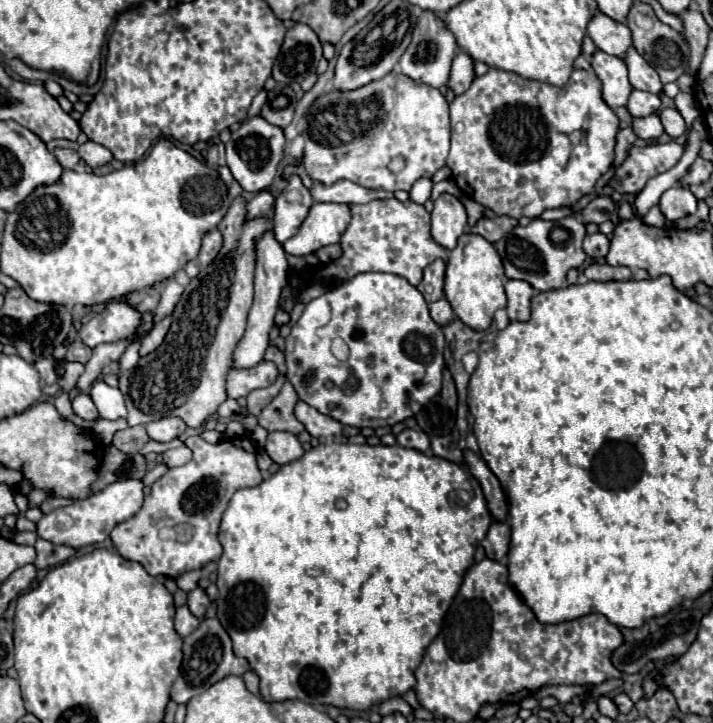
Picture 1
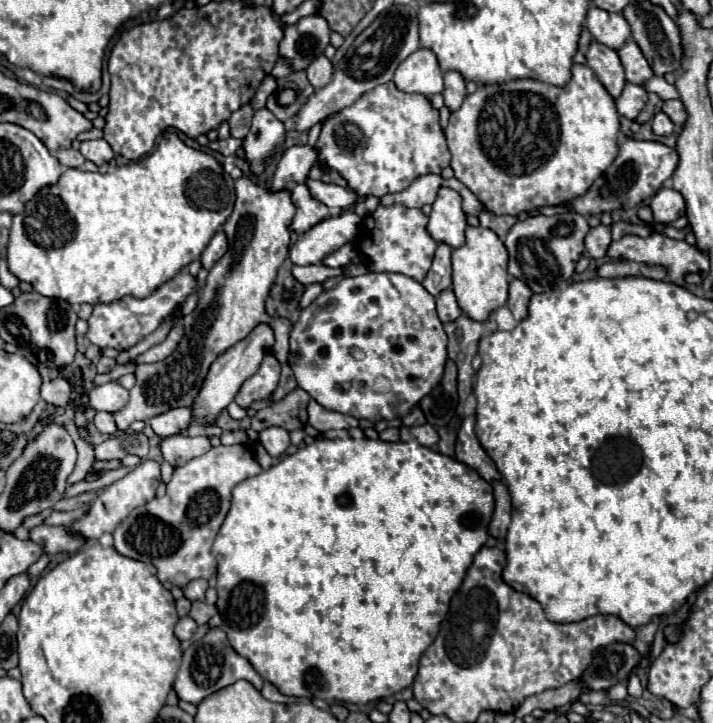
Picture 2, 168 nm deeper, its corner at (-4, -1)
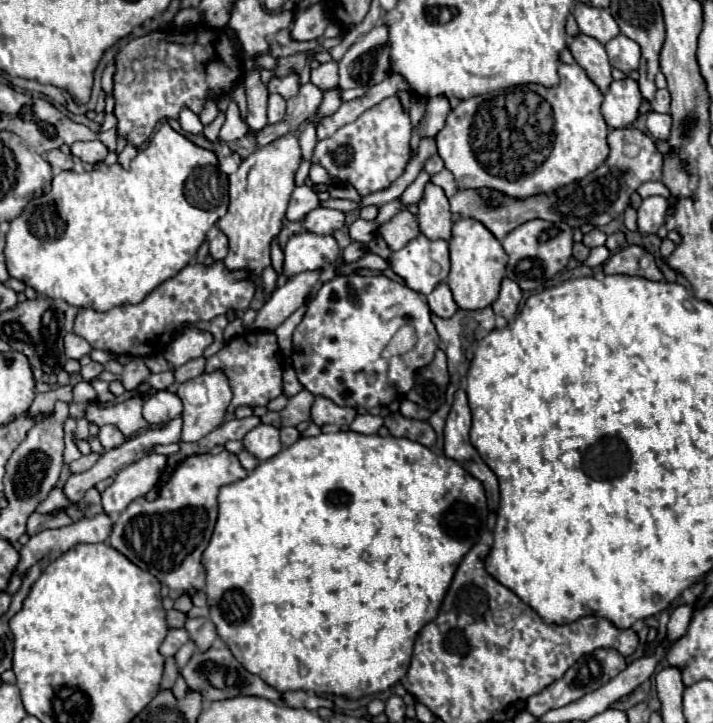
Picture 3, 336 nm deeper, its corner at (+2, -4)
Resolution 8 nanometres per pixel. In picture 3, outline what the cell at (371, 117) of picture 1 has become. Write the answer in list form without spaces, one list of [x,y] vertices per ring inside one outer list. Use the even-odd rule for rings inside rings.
[[[396,96],[384,98],[380,104],[362,112],[352,124],[340,126],[330,138],[316,144],[312,164],[320,164],[340,184],[350,184],[360,196],[388,188],[406,168],[410,160],[410,116],[402,110]]]

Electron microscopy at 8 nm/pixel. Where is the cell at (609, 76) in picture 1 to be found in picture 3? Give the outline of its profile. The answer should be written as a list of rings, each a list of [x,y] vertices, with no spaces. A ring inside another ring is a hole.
[[[578,34],[568,44],[568,50],[572,52],[576,64],[580,64],[588,78],[600,88],[600,92],[606,92],[612,82],[612,74],[604,44],[586,34]]]

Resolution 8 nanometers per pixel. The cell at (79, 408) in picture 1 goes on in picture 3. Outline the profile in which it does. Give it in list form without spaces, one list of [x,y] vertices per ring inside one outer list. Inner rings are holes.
[[[102,426],[98,440],[106,450],[112,450],[116,446],[122,446],[122,442],[126,442],[126,436],[116,426]]]

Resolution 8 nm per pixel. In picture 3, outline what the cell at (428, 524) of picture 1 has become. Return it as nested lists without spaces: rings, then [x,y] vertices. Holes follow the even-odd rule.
[[[352,430],[298,438],[292,446],[282,448],[274,458],[260,462],[244,480],[220,488],[218,522],[214,526],[212,540],[202,554],[210,620],[216,624],[218,636],[230,648],[234,658],[238,658],[246,670],[258,674],[266,684],[280,692],[304,690],[318,696],[338,694],[348,698],[362,698],[388,690],[392,684],[400,682],[406,676],[416,634],[424,624],[436,618],[454,570],[458,568],[462,556],[480,538],[486,516],[488,508],[482,482],[478,482],[462,464],[442,454],[434,454],[430,448],[418,442],[394,436],[382,438],[378,434],[366,436]],[[334,626],[338,626],[342,632],[330,632]]]

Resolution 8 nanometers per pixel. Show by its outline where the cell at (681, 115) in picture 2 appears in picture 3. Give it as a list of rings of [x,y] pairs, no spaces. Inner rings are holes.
[[[656,90],[656,98],[652,102],[652,110],[654,112],[670,112],[670,92],[664,90]]]

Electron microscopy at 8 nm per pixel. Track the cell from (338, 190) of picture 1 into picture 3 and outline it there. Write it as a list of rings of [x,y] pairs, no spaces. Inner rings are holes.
[[[300,186],[292,192],[292,198],[290,198],[290,204],[288,204],[288,210],[286,210],[286,218],[290,222],[300,222],[300,220],[304,220],[304,216],[310,210],[314,210],[318,206],[320,206],[318,196],[308,186]]]

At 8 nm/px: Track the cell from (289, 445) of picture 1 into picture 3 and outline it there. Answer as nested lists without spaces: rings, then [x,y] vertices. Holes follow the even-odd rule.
[[[258,424],[254,430],[250,430],[242,438],[242,444],[244,444],[244,448],[256,460],[272,458],[274,454],[278,454],[278,450],[282,450],[280,436],[278,436],[278,428],[274,428],[270,424]]]

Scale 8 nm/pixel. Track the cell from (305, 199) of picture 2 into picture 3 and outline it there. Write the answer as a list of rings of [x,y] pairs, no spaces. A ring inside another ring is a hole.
[[[316,208],[304,218],[306,230],[314,234],[332,234],[346,226],[344,212],[340,210],[328,210],[328,208]]]

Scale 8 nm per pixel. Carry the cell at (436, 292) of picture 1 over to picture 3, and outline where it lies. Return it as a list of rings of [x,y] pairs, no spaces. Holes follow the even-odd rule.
[[[418,234],[412,242],[408,242],[402,250],[391,251],[386,245],[384,239],[380,235],[375,235],[370,241],[369,247],[372,253],[384,256],[390,260],[390,266],[396,274],[400,274],[408,288],[422,292],[422,294],[430,294],[440,282],[444,282],[448,278],[450,272],[450,258],[448,258],[448,242],[446,240],[428,240],[426,236]]]

